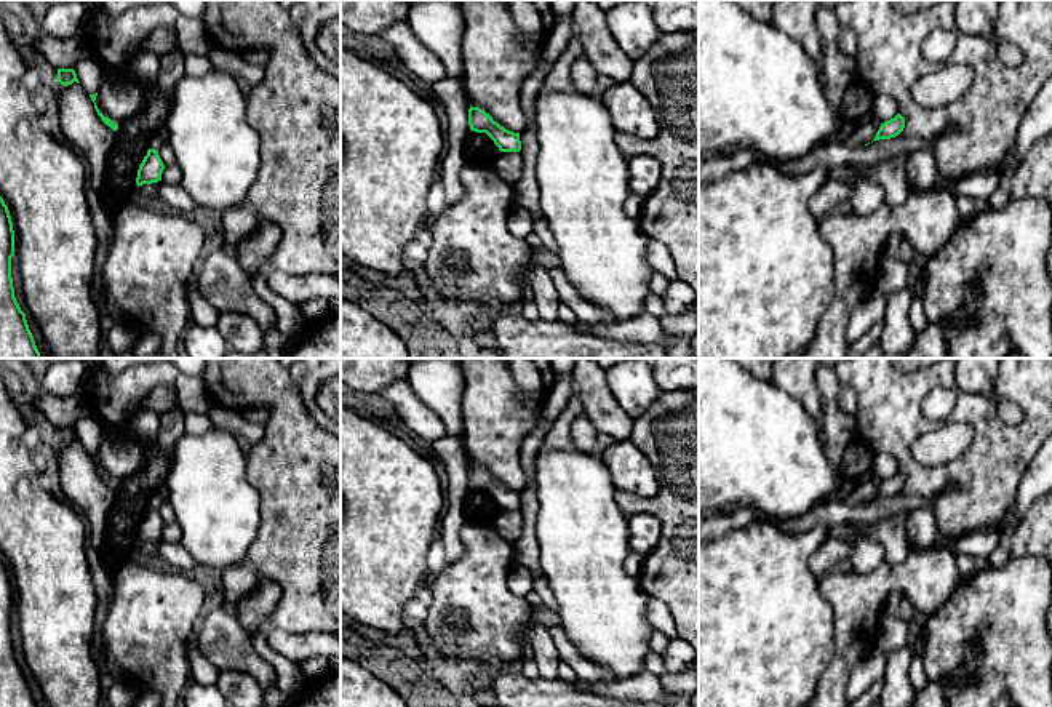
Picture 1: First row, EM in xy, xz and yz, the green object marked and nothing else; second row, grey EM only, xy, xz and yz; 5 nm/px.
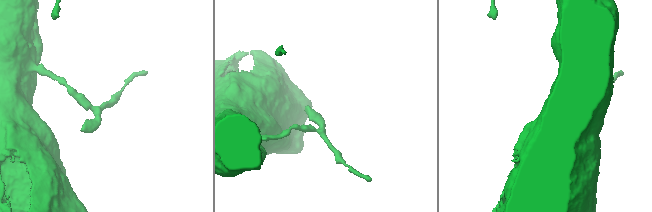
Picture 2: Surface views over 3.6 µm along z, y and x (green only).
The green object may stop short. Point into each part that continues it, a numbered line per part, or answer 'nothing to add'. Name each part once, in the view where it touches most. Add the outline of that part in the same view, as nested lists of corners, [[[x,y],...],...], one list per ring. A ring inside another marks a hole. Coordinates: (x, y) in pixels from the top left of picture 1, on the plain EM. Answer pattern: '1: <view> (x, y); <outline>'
nothing to add

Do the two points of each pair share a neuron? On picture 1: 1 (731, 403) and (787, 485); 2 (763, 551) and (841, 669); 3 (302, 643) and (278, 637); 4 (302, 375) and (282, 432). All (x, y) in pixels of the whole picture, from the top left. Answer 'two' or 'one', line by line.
1: one
2: two
3: one
4: two

